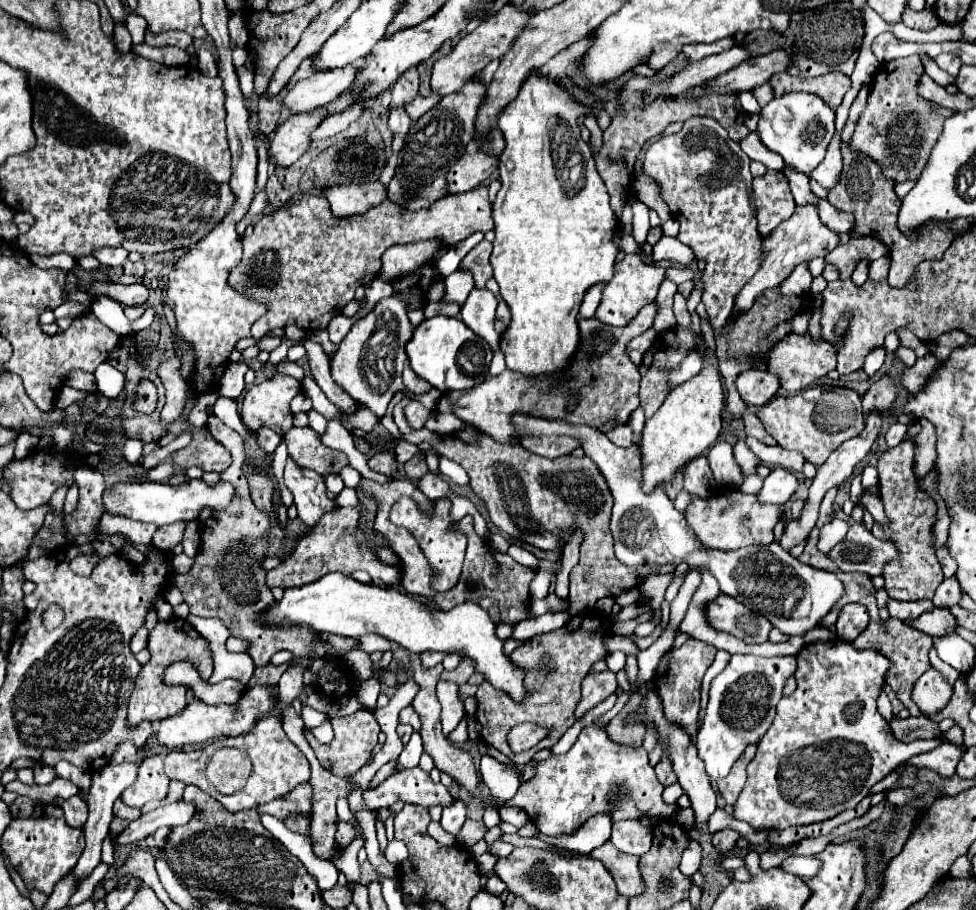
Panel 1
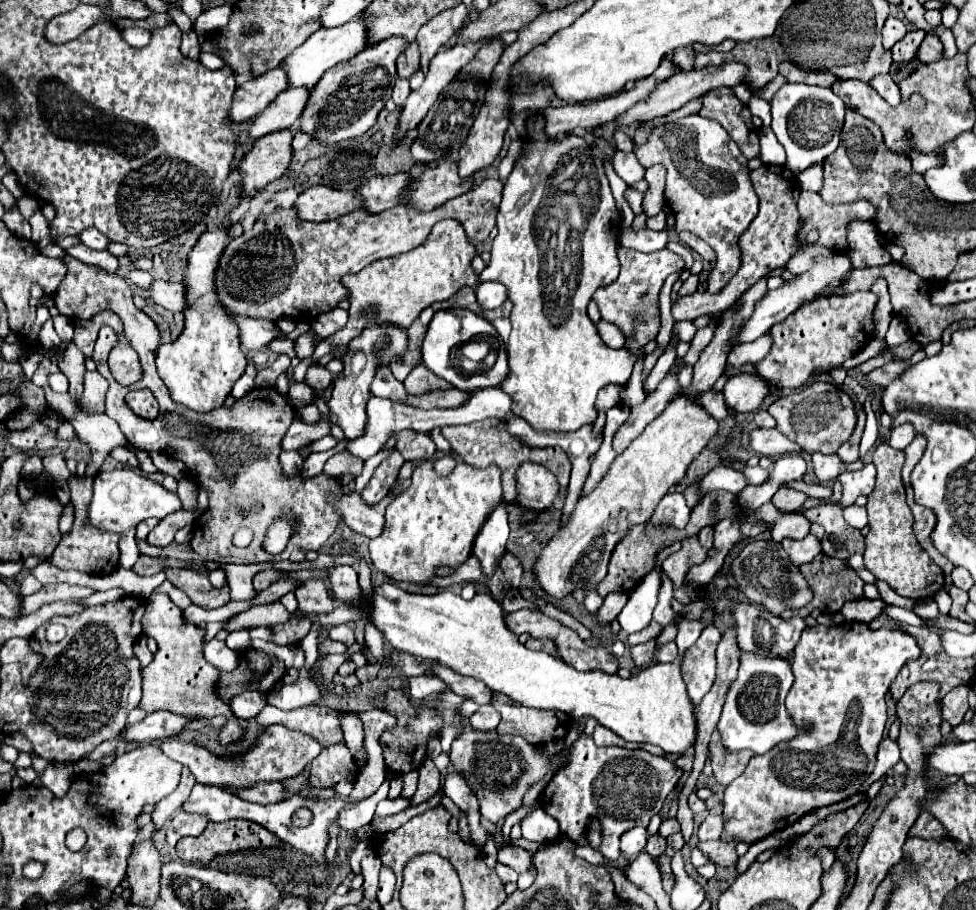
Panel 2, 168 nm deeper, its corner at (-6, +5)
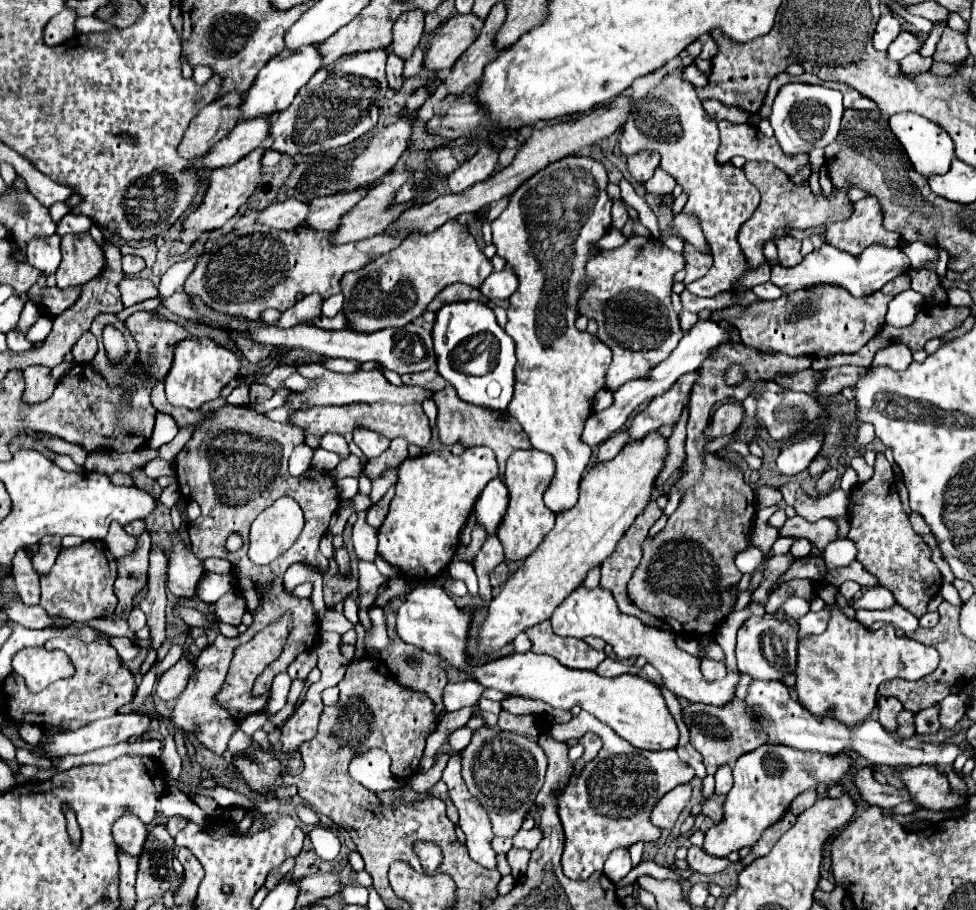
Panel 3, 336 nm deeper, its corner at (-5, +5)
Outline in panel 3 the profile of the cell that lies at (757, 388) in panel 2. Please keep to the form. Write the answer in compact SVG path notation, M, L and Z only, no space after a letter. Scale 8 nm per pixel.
M726 402L726 404L722 404L722 406L714 412L714 418L712 418L708 436L710 436L710 438L718 438L718 436L732 434L732 432L738 430L738 426L742 424L742 418L744 418L744 406L742 406L742 404L736 404L736 402Z

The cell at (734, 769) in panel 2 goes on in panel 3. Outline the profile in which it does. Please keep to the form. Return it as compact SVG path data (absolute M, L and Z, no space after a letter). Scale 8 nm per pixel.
M740 674L740 684L734 700L726 702L724 706L710 706L710 704L690 704L684 708L684 720L690 728L690 744L704 756L704 764L708 774L716 774L722 764L732 764L740 756L769 742L768 737L756 730L756 720L745 708L742 700L742 684L748 684L750 676Z

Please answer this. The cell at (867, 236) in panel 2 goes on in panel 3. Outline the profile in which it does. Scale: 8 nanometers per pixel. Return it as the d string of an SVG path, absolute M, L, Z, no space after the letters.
M908 268L908 270L904 272L904 276L910 278L912 288L914 288L916 292L920 292L924 298L934 296L936 302L946 302L946 292L942 290L942 286L940 286L940 282L938 282L938 274L936 274L936 272Z

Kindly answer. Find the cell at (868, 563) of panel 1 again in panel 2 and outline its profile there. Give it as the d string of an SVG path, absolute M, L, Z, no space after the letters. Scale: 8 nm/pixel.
M825 504L813 510L805 510L803 516L809 522L817 522L825 528L825 536L821 540L823 554L835 558L849 558L853 552L863 552L863 534L843 520L843 510L837 504Z

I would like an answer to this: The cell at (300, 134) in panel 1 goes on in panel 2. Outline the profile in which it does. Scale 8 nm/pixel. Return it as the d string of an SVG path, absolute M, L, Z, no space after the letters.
M289 130L267 134L253 144L251 152L247 152L237 166L237 172L241 176L241 198L263 190L269 182L285 174L293 156L289 144Z

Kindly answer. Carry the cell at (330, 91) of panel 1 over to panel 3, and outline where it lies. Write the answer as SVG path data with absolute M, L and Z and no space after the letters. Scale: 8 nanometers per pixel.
M258 116L252 120L238 122L230 136L222 138L220 144L214 146L202 158L202 170L216 170L238 162L242 156L250 154L254 148L262 146L270 138L270 128L272 128L270 116Z

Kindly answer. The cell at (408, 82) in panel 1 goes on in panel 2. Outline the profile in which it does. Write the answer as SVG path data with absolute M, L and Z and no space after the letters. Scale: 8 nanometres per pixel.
M417 40L409 42L407 48L403 48L403 52L399 54L399 60L397 60L397 74L403 76L403 78L409 78L413 76L413 72L419 68L419 46L417 46Z

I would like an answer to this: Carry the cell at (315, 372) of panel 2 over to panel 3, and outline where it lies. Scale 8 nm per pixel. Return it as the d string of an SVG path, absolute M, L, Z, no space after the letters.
M292 374L290 378L286 378L284 382L282 382L282 386L286 386L286 388L290 388L290 390L294 390L294 392L298 392L298 390L308 390L308 388L314 388L316 386L316 380L310 380L310 378L304 378L302 374Z

